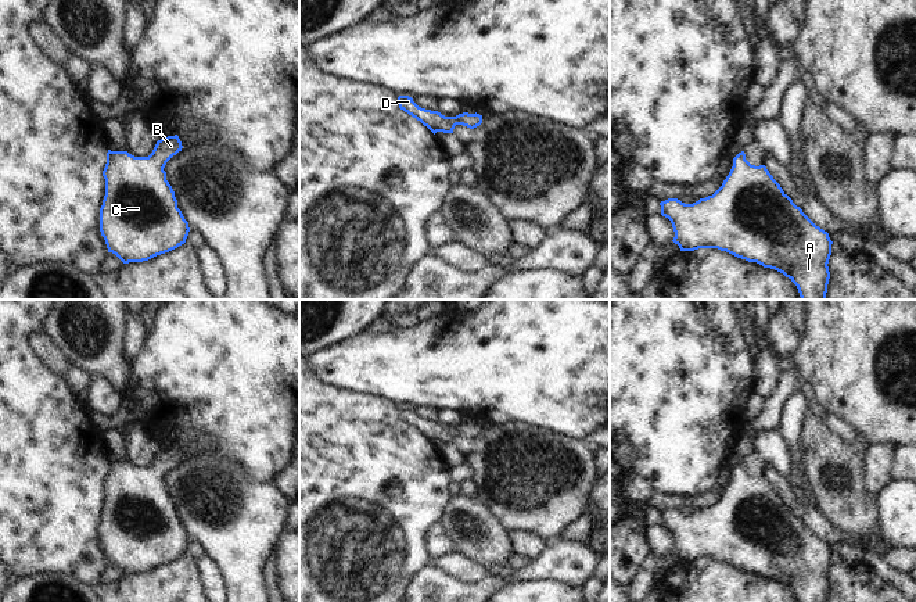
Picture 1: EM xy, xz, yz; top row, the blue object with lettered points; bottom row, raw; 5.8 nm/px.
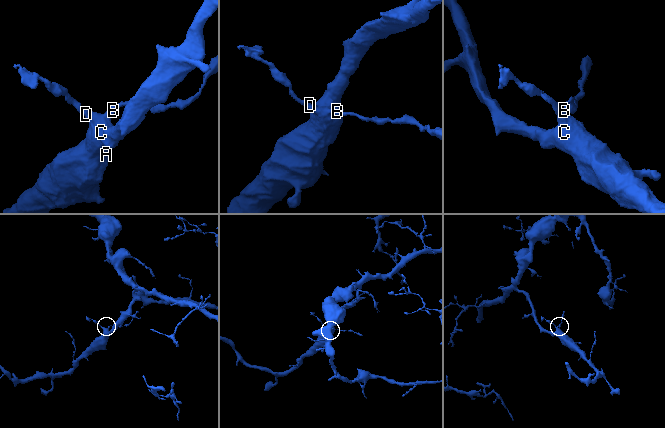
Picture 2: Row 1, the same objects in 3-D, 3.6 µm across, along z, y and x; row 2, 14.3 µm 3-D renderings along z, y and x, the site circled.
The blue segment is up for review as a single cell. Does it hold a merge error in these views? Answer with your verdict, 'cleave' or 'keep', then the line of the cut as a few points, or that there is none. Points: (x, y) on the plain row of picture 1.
keep | no cut

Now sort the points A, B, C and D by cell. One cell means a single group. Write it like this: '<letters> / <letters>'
A B C D

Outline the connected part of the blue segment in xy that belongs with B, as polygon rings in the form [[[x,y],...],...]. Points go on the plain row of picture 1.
[[[175,445],[158,451],[148,467],[108,461],[103,481],[105,506],[100,519],[100,542],[108,563],[115,565],[123,574],[148,571],[186,553],[188,533],[177,519],[175,502],[164,481],[166,473],[182,459],[182,452]]]

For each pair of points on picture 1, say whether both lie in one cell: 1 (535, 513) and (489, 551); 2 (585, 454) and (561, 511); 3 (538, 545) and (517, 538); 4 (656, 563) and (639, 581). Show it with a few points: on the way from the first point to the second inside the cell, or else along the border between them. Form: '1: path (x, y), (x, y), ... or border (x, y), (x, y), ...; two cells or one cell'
1: border (485, 509), (509, 533); two cells
2: path (585, 468), (578, 484), (566, 497); one cell
3: path (532, 545), (523, 541); one cell
4: path (652, 568), (643, 577); one cell

